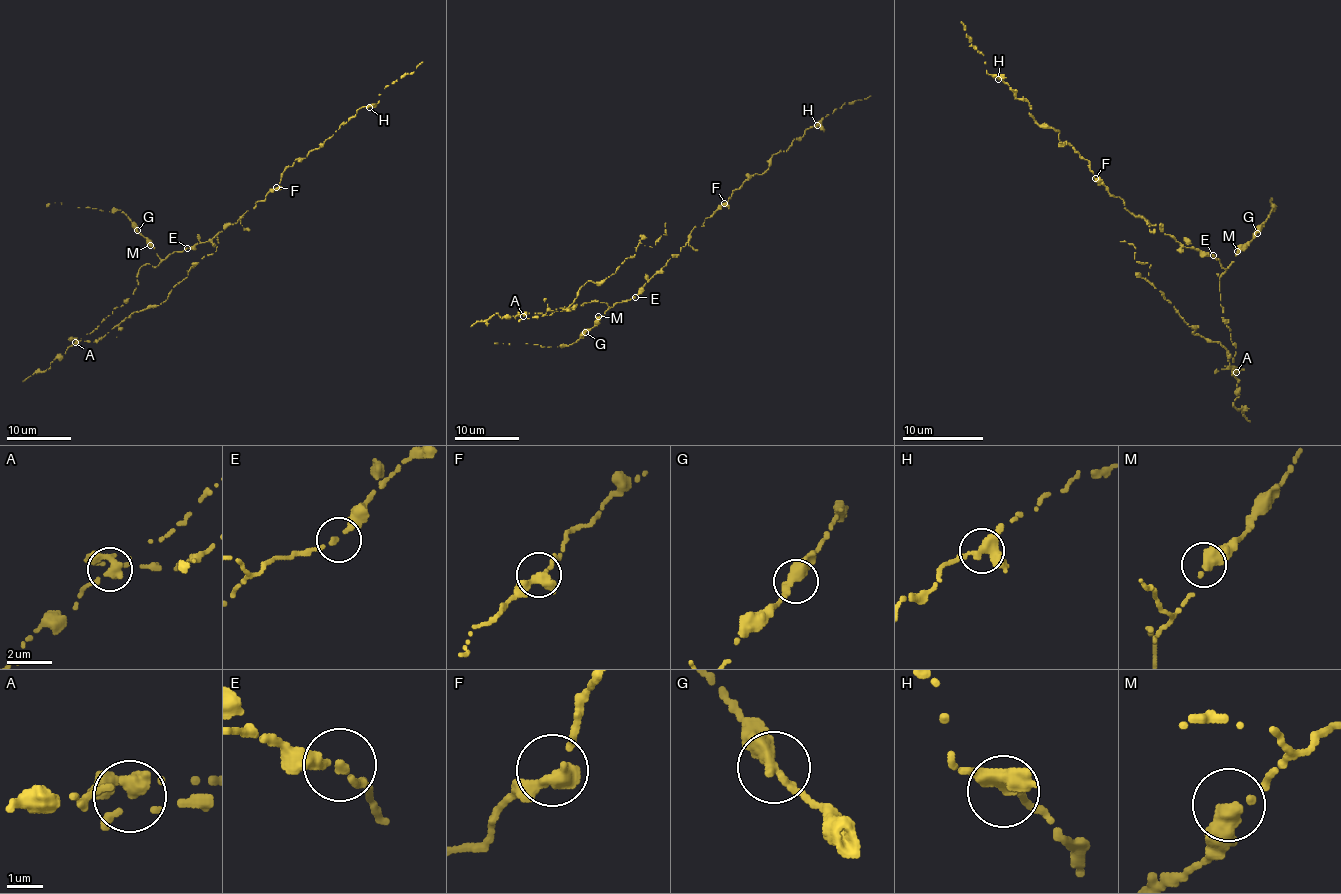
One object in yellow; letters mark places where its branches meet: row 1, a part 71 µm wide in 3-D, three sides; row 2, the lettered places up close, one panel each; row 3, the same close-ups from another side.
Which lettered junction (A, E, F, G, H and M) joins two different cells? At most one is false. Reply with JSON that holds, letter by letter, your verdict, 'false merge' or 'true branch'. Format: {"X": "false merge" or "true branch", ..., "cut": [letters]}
{"A": "false merge", "E": "true branch", "F": "true branch", "G": "true branch", "H": "true branch", "M": "true branch", "cut": ["A"]}

